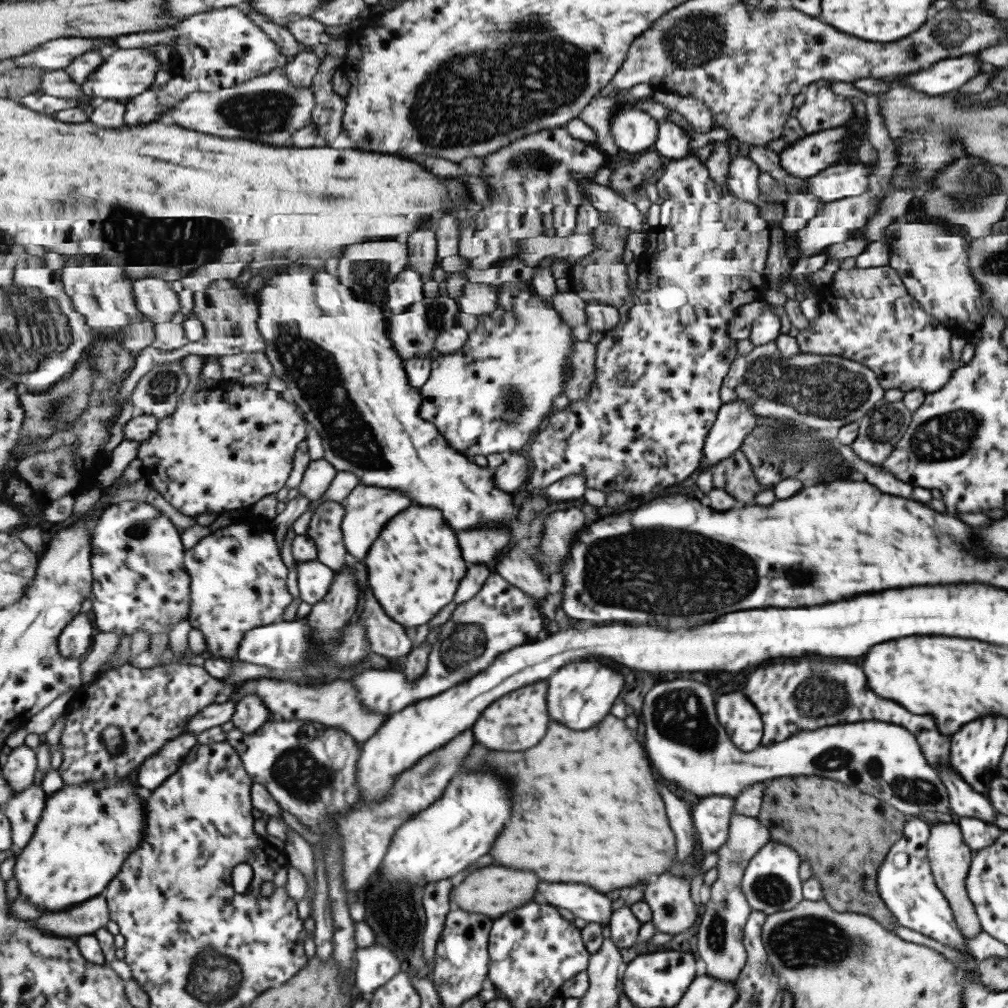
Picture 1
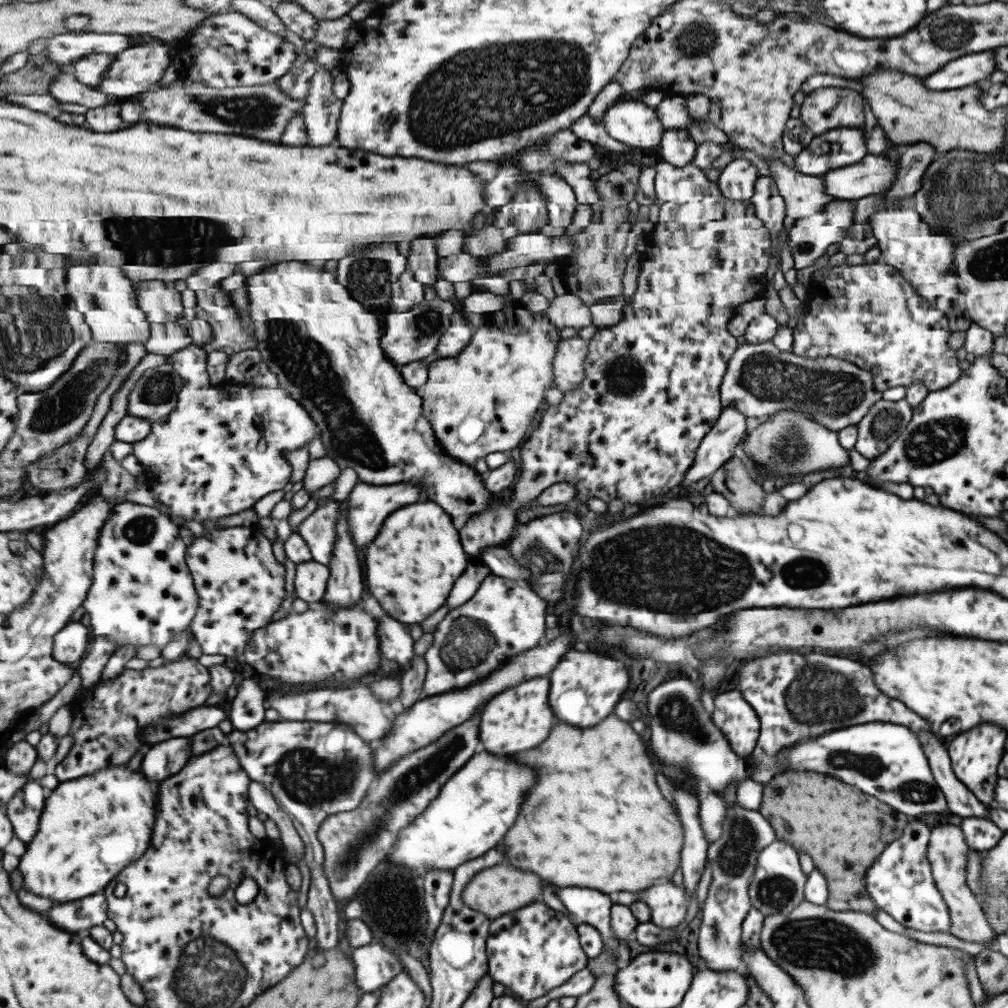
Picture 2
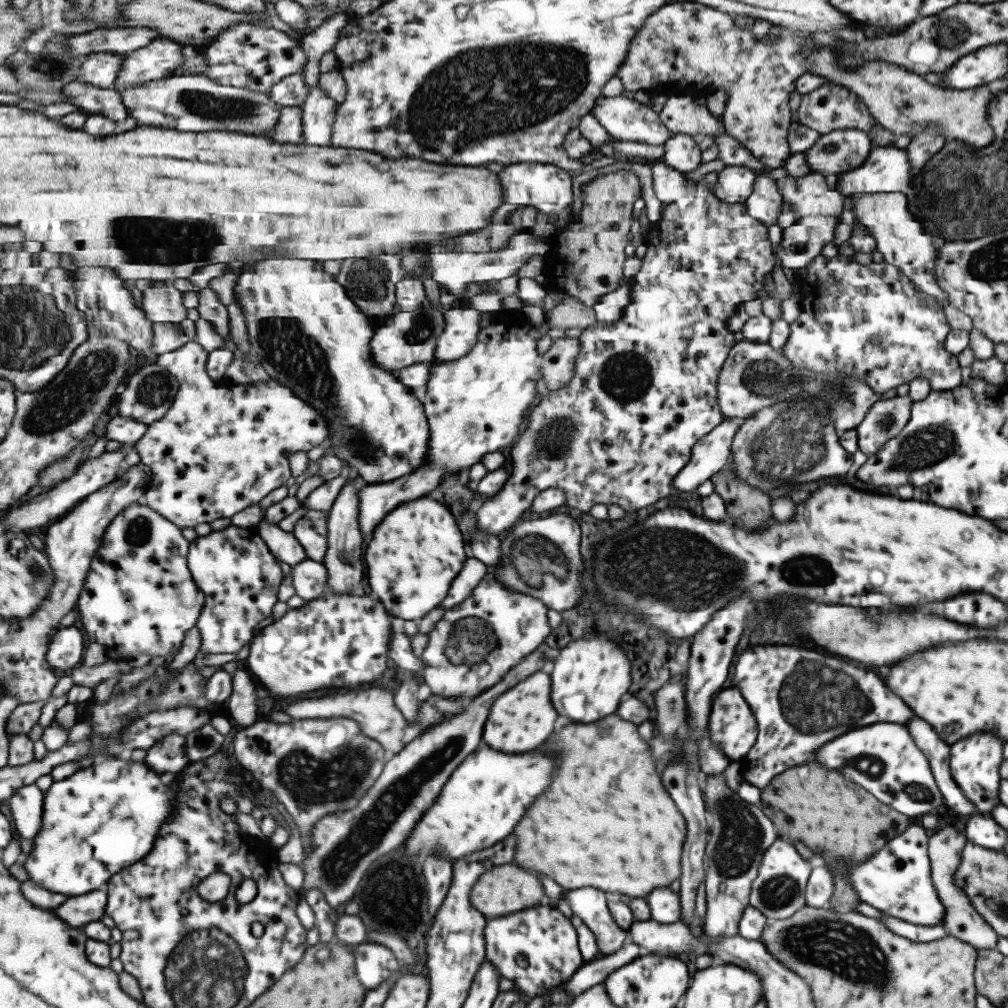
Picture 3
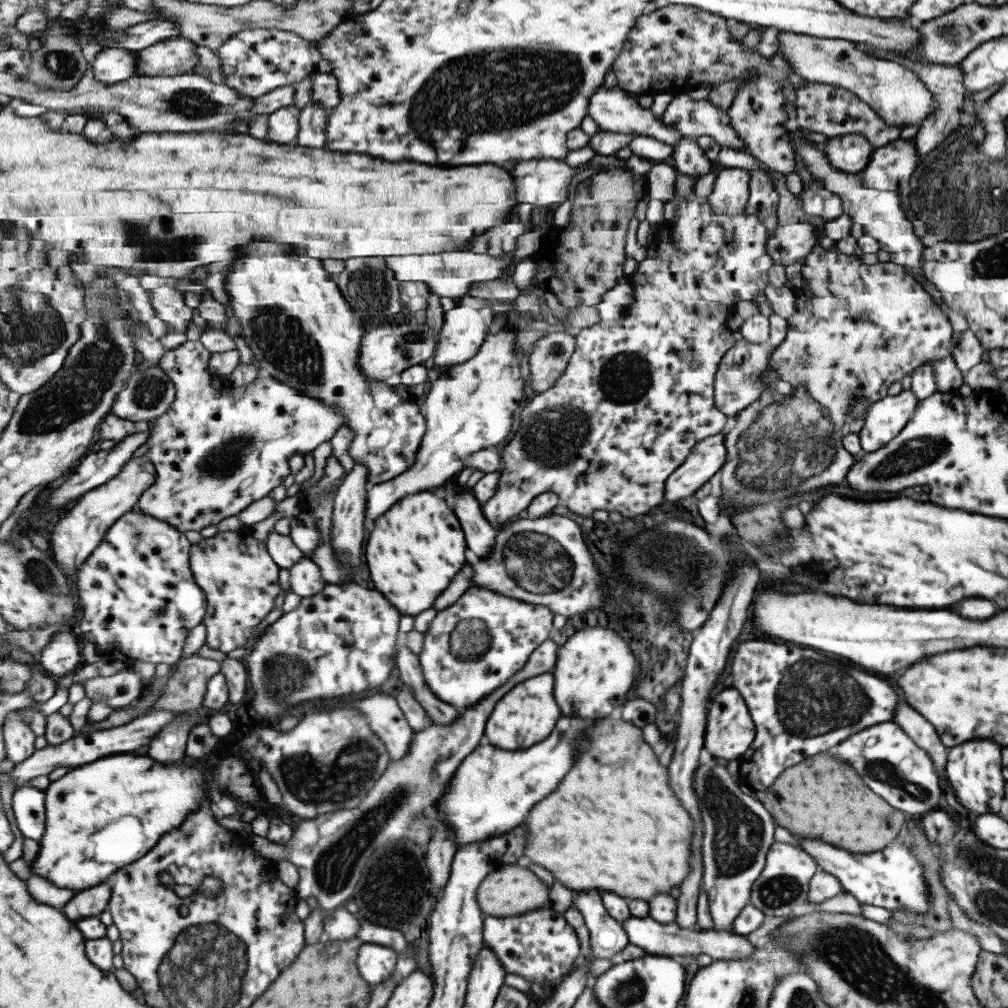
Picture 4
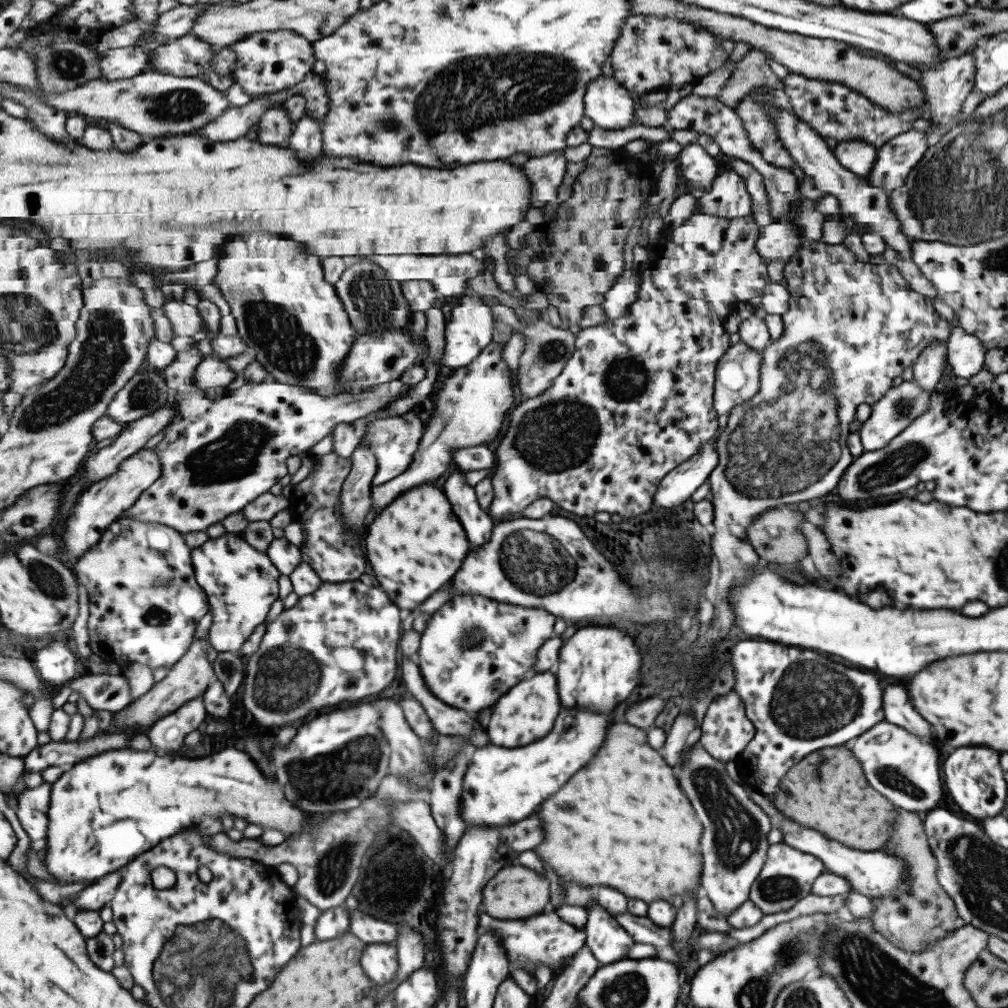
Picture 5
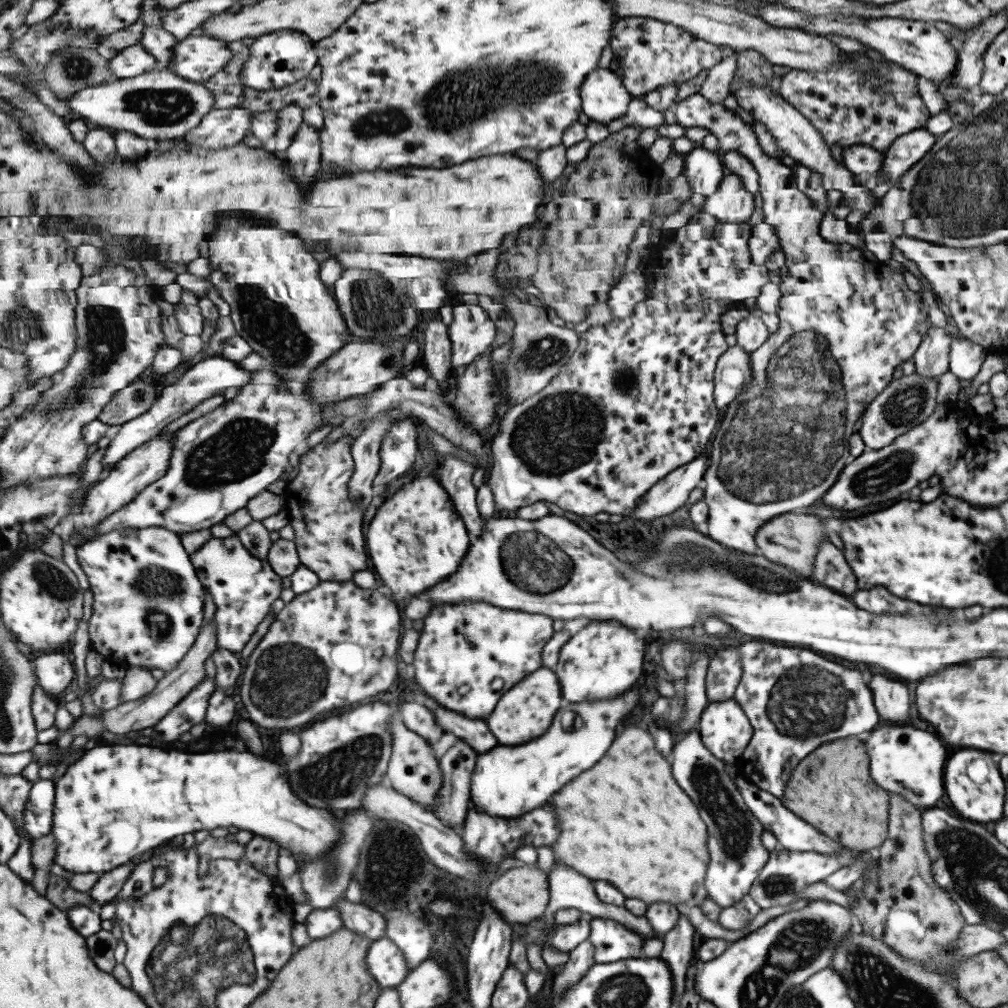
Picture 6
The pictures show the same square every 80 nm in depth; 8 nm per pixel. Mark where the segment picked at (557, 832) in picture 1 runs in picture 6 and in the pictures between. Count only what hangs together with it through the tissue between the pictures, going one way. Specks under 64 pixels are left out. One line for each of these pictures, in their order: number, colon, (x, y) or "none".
2: (605, 825)
3: (607, 822)
4: (615, 825)
5: (633, 829)
6: (627, 822)

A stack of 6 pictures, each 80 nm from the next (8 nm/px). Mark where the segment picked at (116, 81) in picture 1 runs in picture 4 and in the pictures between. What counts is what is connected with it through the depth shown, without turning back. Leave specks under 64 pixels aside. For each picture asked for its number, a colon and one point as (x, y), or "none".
2: (136, 70)
3: (163, 57)
4: (176, 56)

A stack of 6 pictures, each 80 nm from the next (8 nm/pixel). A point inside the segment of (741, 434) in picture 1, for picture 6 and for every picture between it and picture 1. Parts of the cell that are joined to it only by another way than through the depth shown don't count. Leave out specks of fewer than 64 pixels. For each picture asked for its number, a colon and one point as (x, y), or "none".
2: (720, 444)
3: (710, 454)
4: (706, 457)
5: (676, 488)
6: (672, 492)

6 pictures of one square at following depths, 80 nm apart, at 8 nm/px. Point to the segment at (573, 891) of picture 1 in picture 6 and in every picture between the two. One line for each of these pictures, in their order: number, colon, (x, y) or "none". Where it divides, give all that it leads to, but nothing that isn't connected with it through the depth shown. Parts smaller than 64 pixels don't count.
2: (593, 907)
3: (590, 903)
4: (608, 936)
5: (609, 941)
6: (613, 942)

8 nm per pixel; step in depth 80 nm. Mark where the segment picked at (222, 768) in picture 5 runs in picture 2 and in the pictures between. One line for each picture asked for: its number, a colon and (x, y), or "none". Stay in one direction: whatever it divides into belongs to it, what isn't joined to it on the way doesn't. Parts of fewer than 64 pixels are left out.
2: (92, 827)
3: (102, 819)
4: (102, 816)

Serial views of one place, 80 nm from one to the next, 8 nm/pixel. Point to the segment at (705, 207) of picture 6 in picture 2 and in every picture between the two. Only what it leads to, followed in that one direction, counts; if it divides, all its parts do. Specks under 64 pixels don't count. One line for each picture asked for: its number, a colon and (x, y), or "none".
2: (736, 181)
3: (734, 183)
4: (729, 193)
5: (727, 197)

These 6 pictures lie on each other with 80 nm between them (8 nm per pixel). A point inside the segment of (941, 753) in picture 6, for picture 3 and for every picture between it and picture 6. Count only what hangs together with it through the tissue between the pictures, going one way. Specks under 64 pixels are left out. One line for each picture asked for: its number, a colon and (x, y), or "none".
3: (903, 781)
4: (904, 776)
5: (906, 768)

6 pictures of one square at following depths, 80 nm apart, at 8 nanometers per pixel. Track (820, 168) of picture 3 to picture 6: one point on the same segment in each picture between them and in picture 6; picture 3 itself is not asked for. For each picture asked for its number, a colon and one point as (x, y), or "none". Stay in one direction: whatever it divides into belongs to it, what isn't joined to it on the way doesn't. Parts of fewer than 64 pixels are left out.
4: (847, 152)
5: (856, 156)
6: (863, 162)

